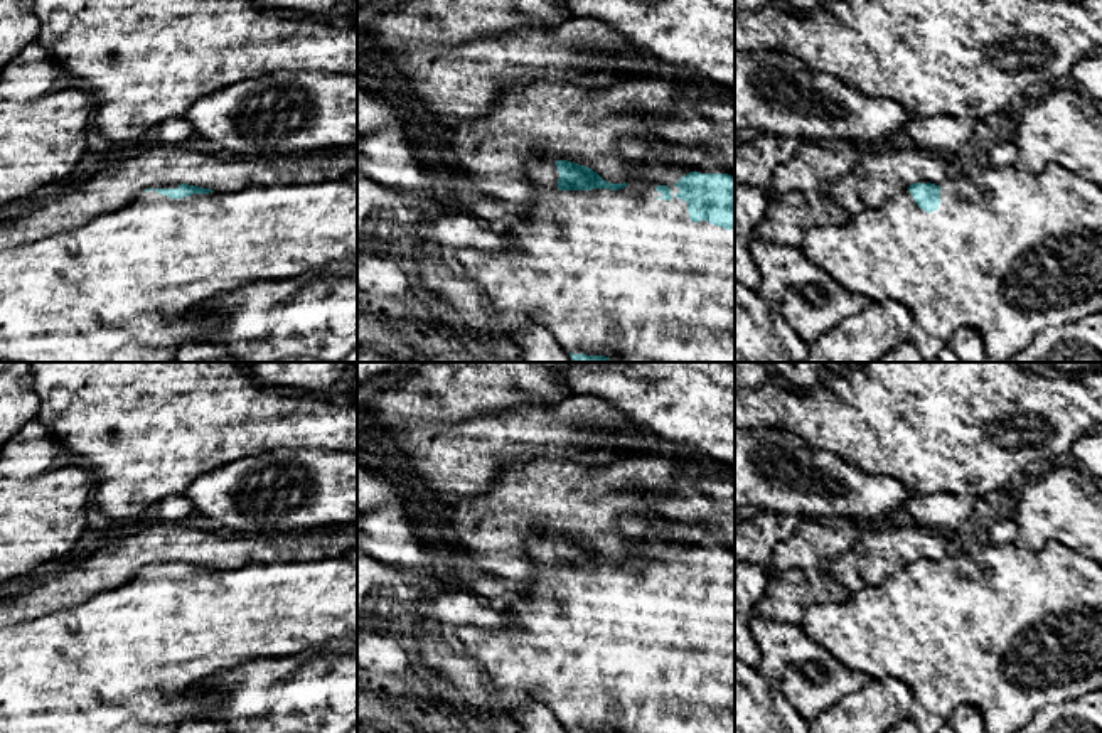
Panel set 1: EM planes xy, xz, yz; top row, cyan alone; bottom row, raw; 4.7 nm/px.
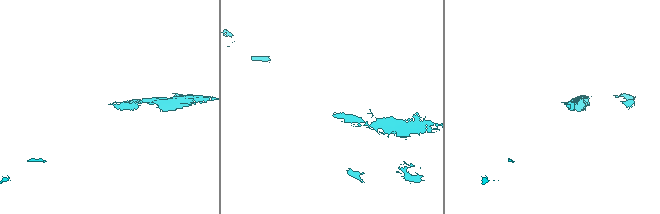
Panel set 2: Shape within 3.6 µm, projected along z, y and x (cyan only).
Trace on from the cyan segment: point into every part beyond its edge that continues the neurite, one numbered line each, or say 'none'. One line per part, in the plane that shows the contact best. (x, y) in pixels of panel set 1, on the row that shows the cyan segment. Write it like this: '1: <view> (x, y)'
1: xz (619, 273)

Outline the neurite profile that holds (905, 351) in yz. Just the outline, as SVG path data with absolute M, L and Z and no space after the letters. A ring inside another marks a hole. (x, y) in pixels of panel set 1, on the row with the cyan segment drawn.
M971 327L957 329L933 361L925 361L910 340L900 342L878 362L989 362L982 335Z

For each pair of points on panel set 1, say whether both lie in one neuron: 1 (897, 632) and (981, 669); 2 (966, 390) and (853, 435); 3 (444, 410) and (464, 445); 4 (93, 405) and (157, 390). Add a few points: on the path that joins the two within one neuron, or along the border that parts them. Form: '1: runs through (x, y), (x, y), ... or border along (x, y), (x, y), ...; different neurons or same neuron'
1: runs through (917, 636), (956, 644), (961, 649); same neuron
2: runs through (936, 401), (897, 410), (892, 415), (877, 415); same neuron
3: border along (408, 422), (449, 423); different neurons
4: runs through (108, 390), (142, 390); same neuron

